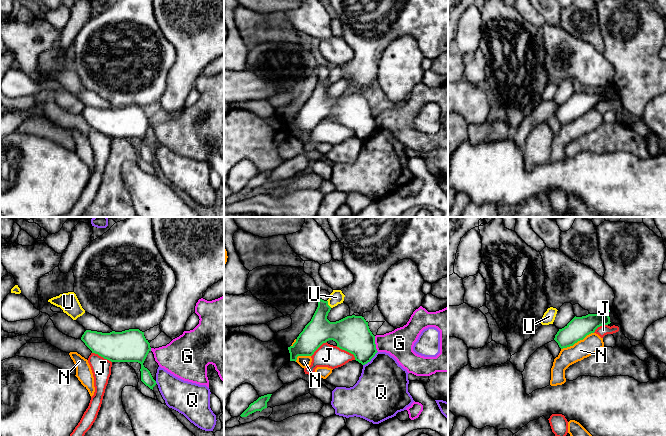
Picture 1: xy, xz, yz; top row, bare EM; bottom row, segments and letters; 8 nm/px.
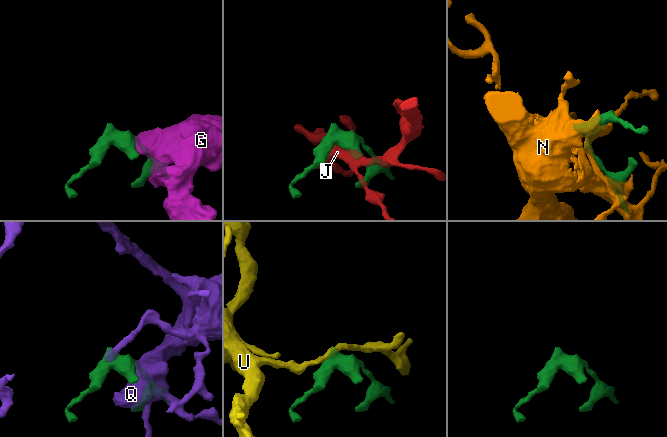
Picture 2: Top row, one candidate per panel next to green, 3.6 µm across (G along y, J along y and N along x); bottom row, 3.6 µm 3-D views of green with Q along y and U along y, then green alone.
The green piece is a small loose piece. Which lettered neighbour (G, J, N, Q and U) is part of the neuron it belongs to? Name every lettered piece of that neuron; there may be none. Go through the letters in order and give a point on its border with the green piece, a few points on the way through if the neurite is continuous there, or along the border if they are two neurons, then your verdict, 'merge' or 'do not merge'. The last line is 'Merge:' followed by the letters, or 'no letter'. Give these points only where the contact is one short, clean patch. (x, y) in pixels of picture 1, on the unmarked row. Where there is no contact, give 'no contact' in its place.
G: meets green in xz at (375, 120); border along xz (374, 112), (374, 118), (378, 127); do not merge
J: meets green in xz at (347, 127); do not merge
N: meets green in yz at (577, 117); border along yz (593, 108), (572, 121), (561, 125); do not merge
Q: meets green in xz at (371, 134); do not merge
U: meets green in xz at (327, 80); border along xz (327, 76), (331, 83); do not merge
Merge: no letter

